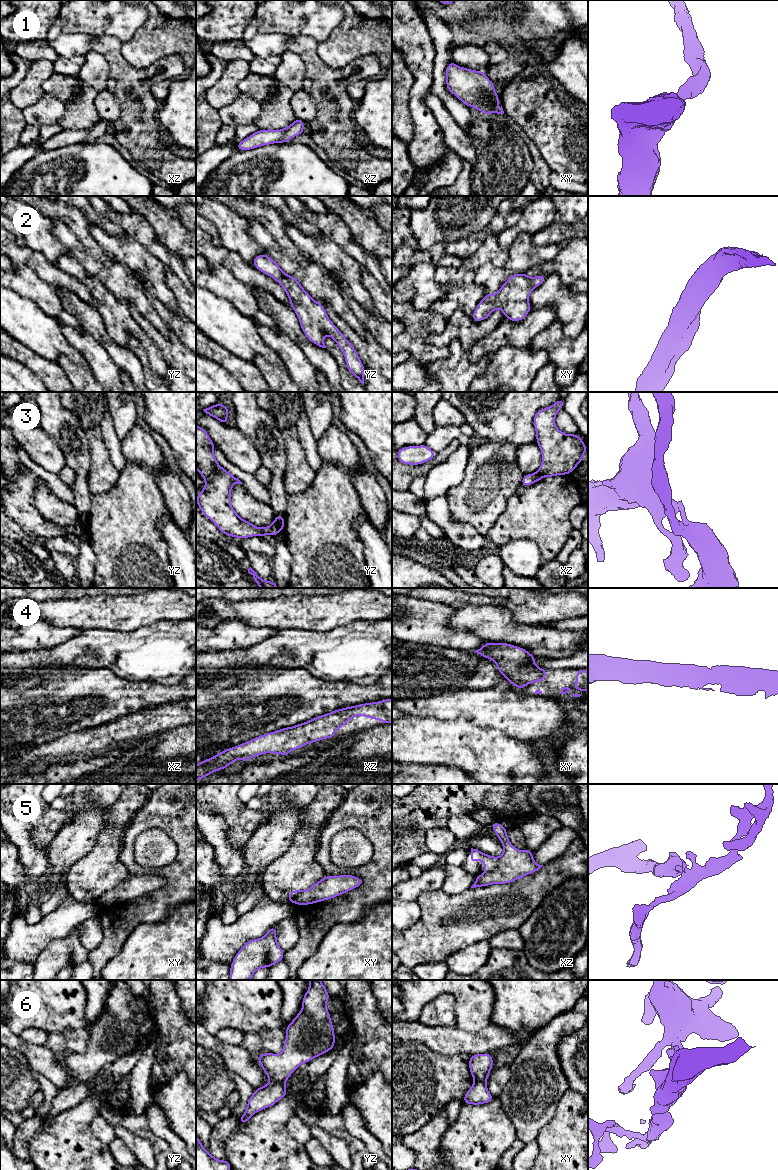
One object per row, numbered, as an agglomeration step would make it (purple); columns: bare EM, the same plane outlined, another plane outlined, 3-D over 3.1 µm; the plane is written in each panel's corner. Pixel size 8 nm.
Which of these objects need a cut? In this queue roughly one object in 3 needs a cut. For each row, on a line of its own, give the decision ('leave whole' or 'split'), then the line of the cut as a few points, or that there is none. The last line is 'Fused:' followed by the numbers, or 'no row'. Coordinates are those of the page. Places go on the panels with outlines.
1: leave whole | no cut
2: leave whole | no cut
3: split | yz (275, 517), (281, 530)
4: leave whole | no cut
5: split | xz (500, 857), (499, 863), (486, 872)
6: split | yz (271, 1080), (284, 1084)
Fused: 3, 5, 6

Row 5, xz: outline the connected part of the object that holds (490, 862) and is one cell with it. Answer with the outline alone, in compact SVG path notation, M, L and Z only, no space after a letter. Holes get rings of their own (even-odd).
M471 848L471 860L482 861L485 866L485 872L489 872L498 866L500 862L500 857L493 857L479 851L478 849Z

